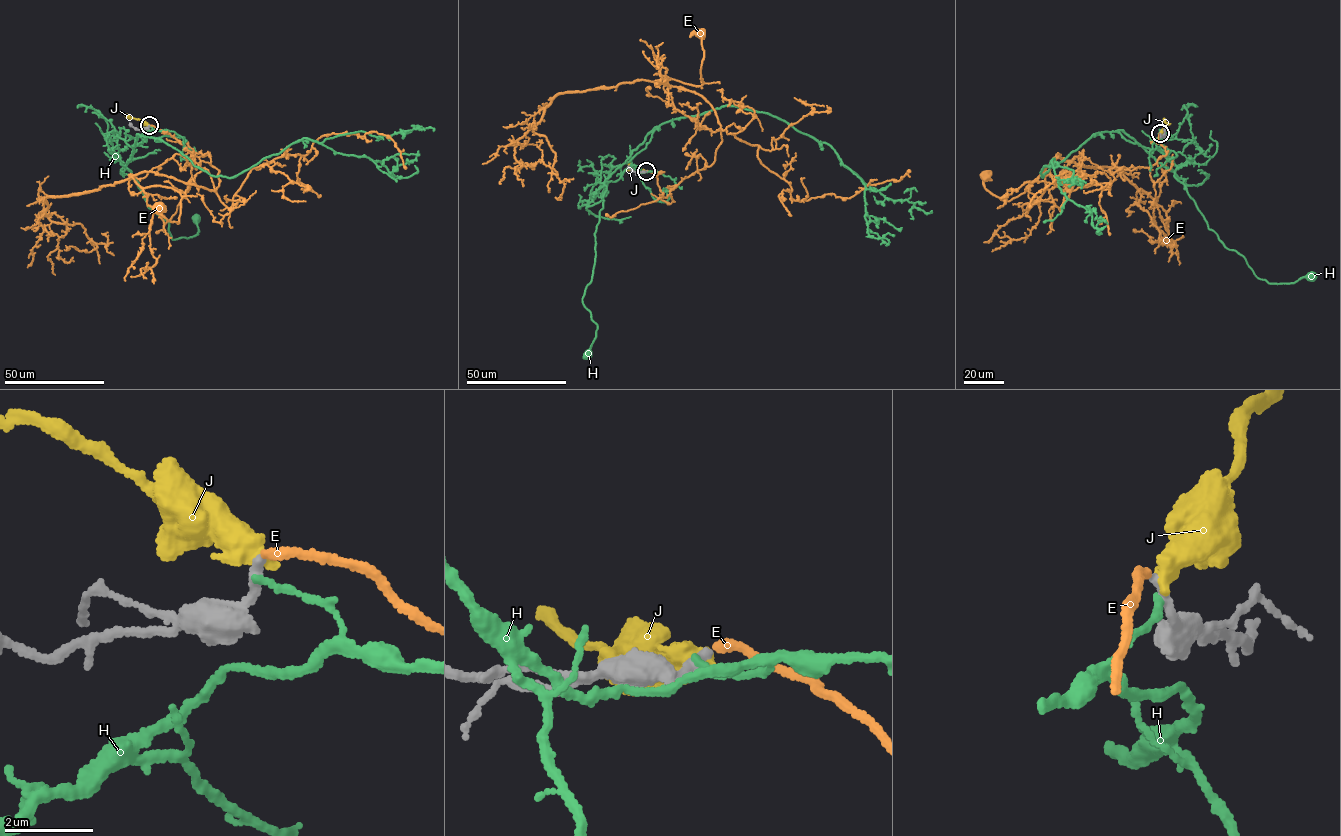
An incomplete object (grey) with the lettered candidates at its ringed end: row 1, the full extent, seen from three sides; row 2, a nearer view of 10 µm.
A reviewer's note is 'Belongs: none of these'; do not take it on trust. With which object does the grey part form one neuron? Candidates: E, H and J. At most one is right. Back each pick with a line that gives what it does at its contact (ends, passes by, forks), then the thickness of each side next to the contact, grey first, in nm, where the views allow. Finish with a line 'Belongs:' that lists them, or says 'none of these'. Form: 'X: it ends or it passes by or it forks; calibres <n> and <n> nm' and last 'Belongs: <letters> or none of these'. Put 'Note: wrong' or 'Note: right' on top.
Note: wrong
E: it ends; calibres 200 and 200 nm
Belongs: E

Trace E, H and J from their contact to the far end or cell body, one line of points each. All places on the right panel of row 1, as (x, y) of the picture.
E: (1159, 133), (1166, 154), (1149, 168), (1065, 192), (1049, 171), (1058, 153), (1009, 201), (985, 174)
H: (1160, 134), (1156, 149), (1170, 162), (1209, 229), (1241, 254), (1258, 278), (1290, 284), (1313, 276)
J: (1160, 134), (1166, 123), (1163, 118)

